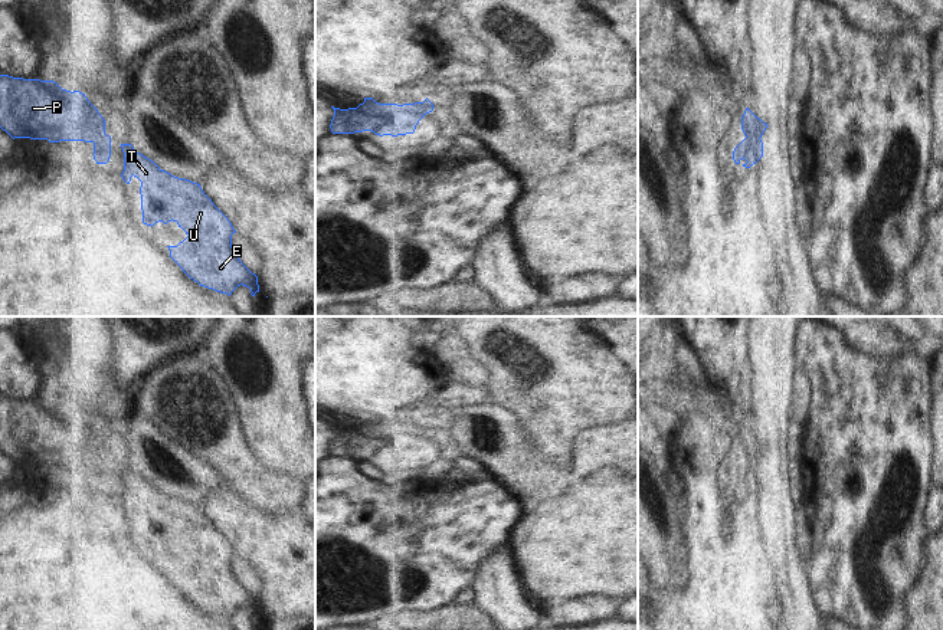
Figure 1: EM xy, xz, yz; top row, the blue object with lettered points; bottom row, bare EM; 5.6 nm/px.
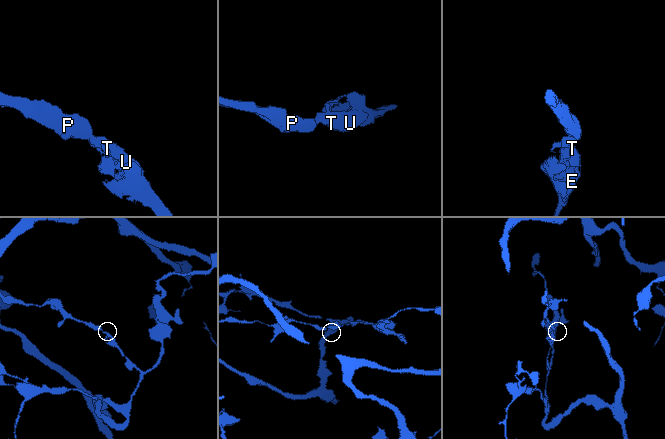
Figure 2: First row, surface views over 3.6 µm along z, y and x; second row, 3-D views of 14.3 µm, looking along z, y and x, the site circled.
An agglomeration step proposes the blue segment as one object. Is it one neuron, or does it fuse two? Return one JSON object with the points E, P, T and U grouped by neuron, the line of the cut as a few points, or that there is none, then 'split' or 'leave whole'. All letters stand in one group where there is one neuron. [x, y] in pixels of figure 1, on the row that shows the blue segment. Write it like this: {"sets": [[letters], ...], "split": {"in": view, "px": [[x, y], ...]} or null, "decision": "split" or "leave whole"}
{"sets": [["E", "P", "T", "U"]], "split": null, "decision": "leave whole"}

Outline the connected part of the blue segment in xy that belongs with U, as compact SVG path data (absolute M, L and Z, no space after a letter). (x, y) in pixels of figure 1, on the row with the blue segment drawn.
M121 144L124 152L122 180L130 184L131 177L141 181L141 210L143 223L154 226L158 222L167 224L176 222L187 237L177 246L167 246L170 257L183 269L183 272L200 286L220 293L232 292L243 285L255 296L259 292L258 276L252 273L238 257L232 247L232 234L236 233L229 219L204 194L200 184L186 178L179 178L161 170L154 161L137 152L131 144Z

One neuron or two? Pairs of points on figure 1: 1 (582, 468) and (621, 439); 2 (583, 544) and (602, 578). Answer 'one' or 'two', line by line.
1: one
2: one

